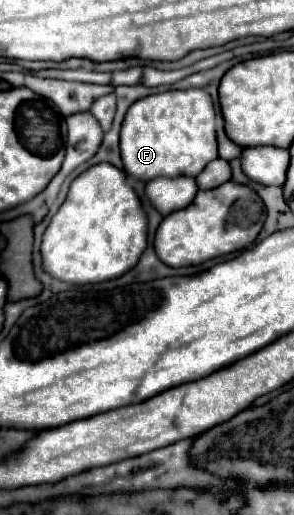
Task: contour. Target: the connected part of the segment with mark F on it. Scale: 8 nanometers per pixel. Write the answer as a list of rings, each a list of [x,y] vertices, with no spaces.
[[[204,89],[166,91],[132,103],[120,131],[120,155],[126,175],[152,181],[156,177],[196,177],[218,157],[216,115]]]

